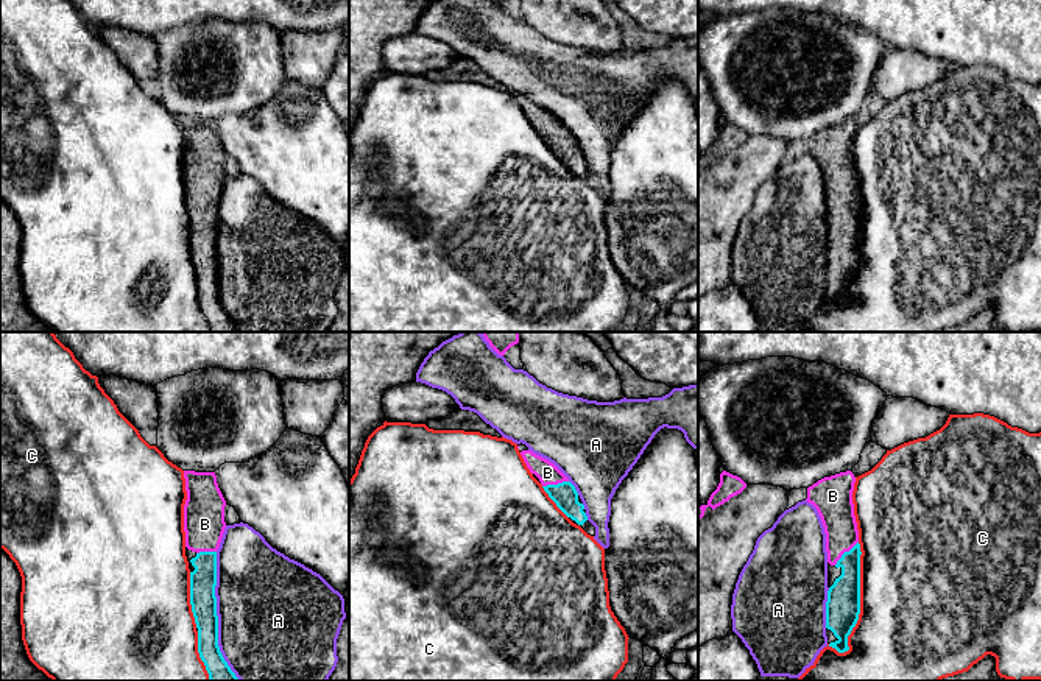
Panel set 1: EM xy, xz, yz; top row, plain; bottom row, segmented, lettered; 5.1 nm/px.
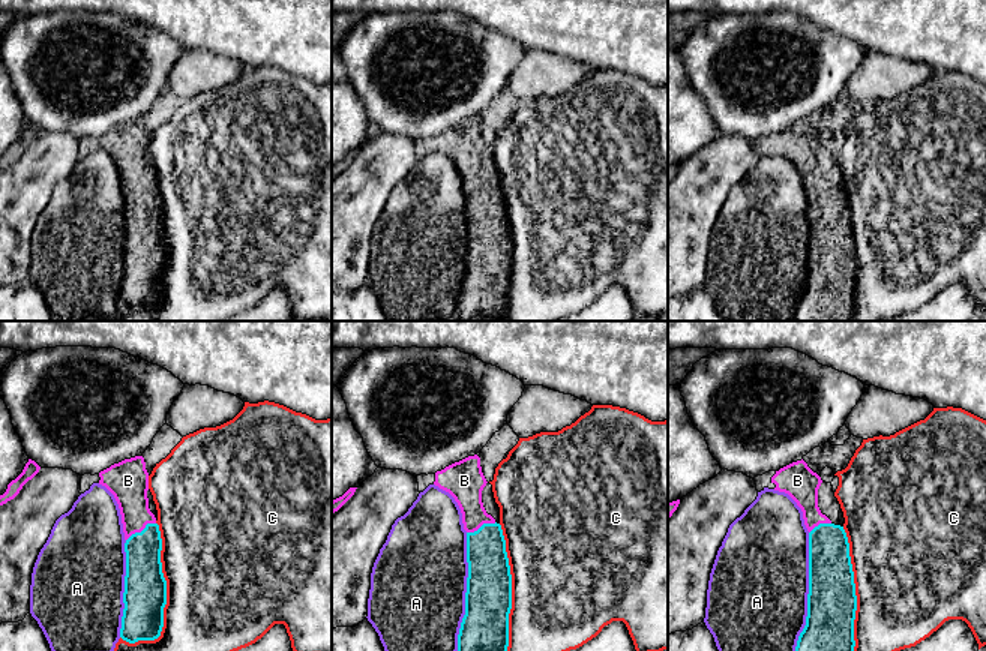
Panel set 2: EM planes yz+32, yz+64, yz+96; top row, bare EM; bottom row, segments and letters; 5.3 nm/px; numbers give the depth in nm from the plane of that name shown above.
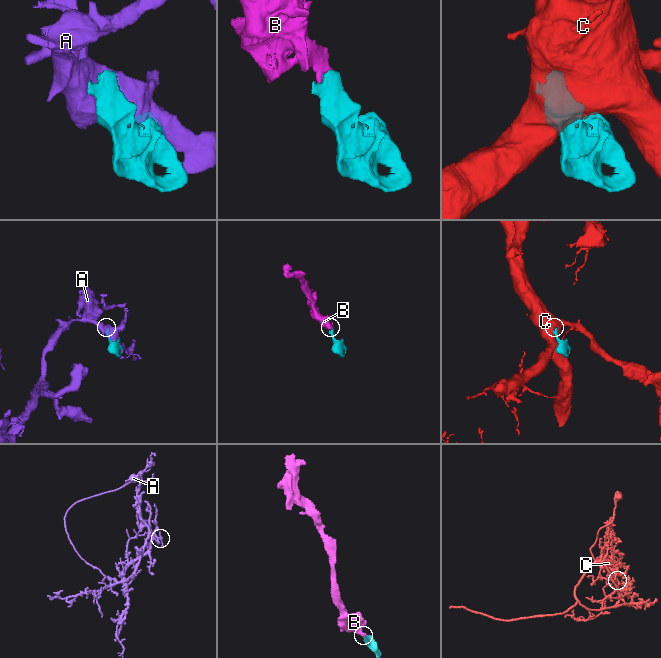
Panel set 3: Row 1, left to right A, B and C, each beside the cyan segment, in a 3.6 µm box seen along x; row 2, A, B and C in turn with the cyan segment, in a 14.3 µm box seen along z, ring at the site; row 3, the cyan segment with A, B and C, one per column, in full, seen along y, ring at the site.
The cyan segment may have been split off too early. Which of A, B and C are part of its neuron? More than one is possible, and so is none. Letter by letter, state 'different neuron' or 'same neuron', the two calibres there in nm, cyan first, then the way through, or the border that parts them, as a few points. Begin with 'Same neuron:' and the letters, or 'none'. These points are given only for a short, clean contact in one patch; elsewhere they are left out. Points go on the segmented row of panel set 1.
Same neuron: B
A: different neuron; calibres 140 and 500 nm
B: same neuron; calibres 180 and 190 nm; way yz (843, 597), (848, 585), (845, 552), (834, 505)
C: different neuron; calibres 180 and 500 nm

